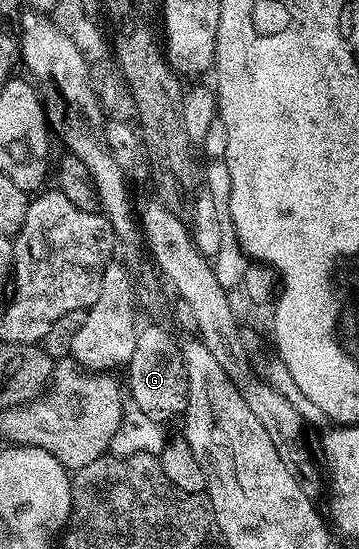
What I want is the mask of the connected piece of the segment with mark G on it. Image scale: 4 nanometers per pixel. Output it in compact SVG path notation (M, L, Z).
M143 325L139 329L136 349L132 351L128 369L130 369L129 401L136 408L140 408L140 412L144 412L144 416L152 416L157 422L166 424L169 423L169 418L174 418L177 414L178 417L185 415L186 401L188 400L188 380L182 363L182 351L179 343L177 341L174 343L173 336L164 327Z

